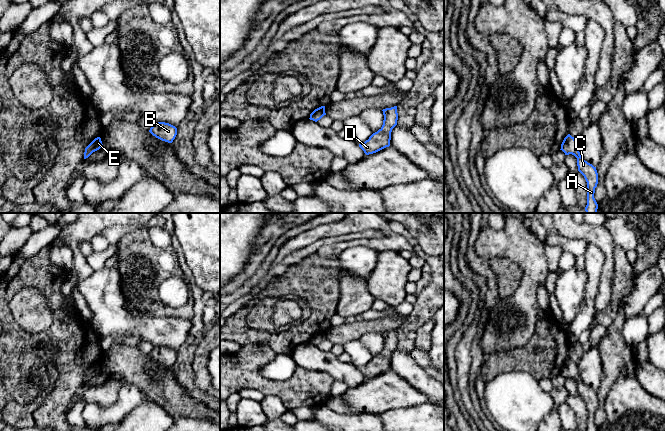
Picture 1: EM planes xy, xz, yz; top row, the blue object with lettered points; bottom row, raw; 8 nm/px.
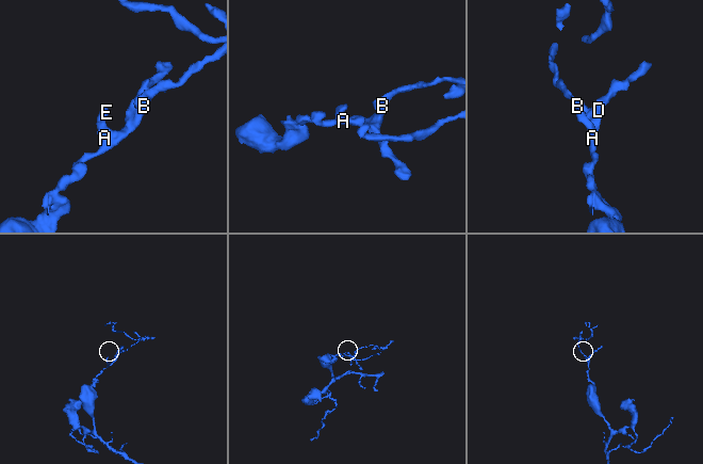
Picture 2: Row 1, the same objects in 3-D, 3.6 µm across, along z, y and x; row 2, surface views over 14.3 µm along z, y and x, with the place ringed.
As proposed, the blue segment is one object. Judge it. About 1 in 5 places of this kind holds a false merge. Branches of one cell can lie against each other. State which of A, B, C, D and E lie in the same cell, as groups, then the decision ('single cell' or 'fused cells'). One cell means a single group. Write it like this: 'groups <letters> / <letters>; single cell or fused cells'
groups A B C D E; single cell

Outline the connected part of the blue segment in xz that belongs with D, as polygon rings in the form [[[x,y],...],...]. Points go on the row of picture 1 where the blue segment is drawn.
[[[397,106],[383,109],[383,125],[368,140],[359,144],[359,147],[366,155],[376,153],[390,146],[392,129],[397,125],[398,113]]]

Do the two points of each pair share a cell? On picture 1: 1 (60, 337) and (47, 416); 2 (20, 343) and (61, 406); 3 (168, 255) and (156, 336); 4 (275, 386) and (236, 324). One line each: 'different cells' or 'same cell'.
1: same cell
2: same cell
3: different cells
4: different cells

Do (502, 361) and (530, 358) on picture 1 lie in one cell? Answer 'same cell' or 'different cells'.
same cell

